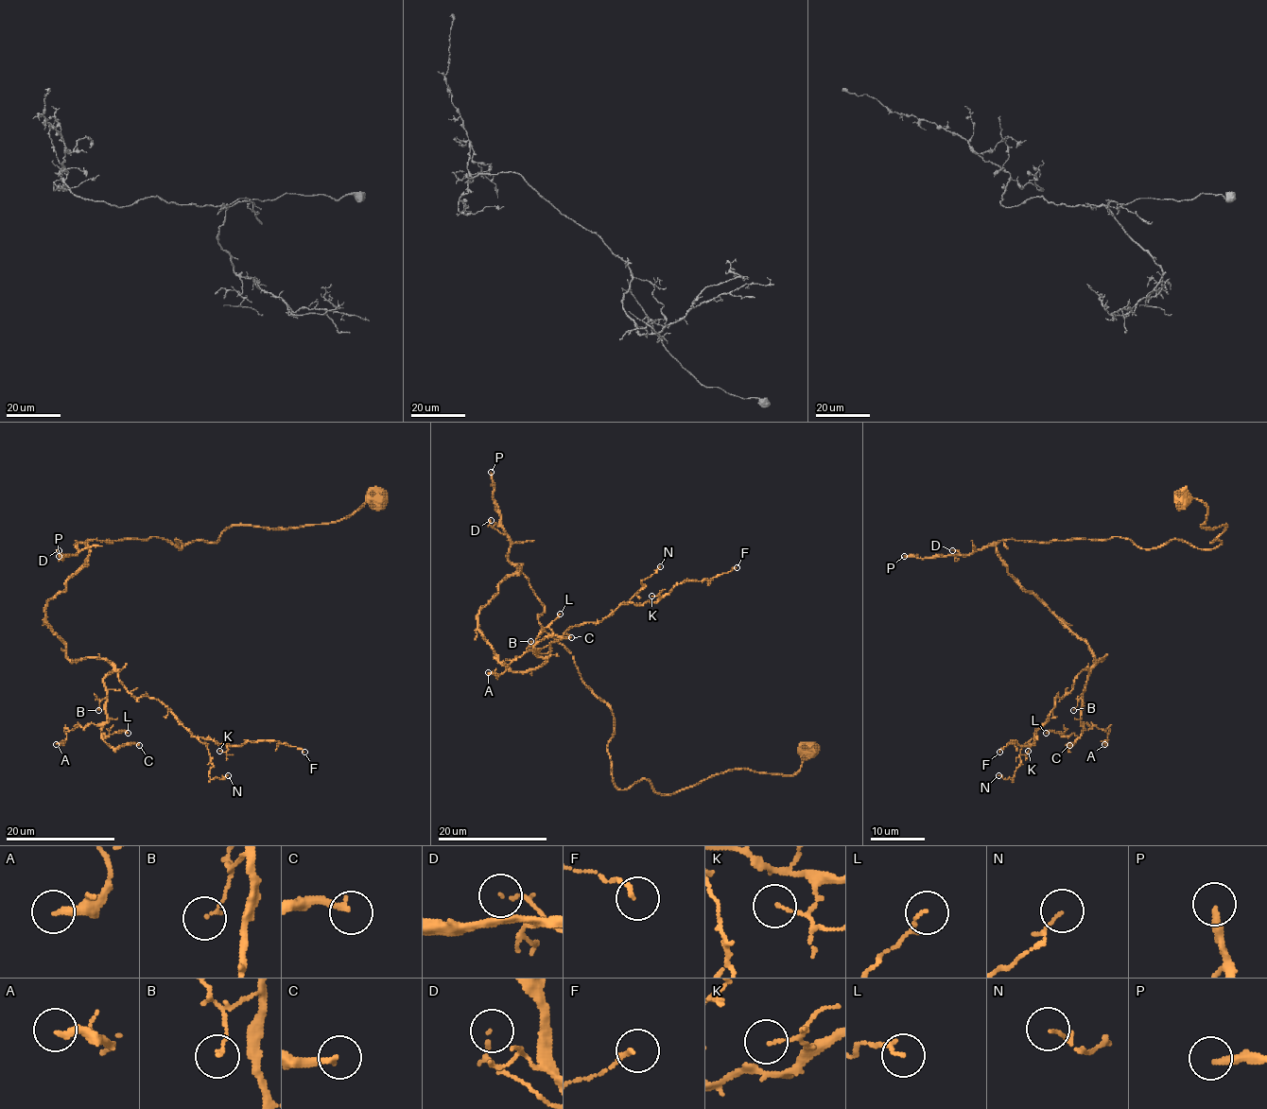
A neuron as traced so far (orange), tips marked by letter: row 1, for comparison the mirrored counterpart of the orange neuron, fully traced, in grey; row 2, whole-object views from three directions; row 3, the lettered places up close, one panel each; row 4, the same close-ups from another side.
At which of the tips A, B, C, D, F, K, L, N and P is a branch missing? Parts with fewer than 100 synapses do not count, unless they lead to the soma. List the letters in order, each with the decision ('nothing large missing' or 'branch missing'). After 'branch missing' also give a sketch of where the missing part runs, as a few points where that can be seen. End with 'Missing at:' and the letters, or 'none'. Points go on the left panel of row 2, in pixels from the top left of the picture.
A: nothing large missing
B: nothing large missing
C: nothing large missing
D: nothing large missing
F: nothing large missing
K: nothing large missing
L: nothing large missing
N: nothing large missing
P: branch missing
Missing at: P

